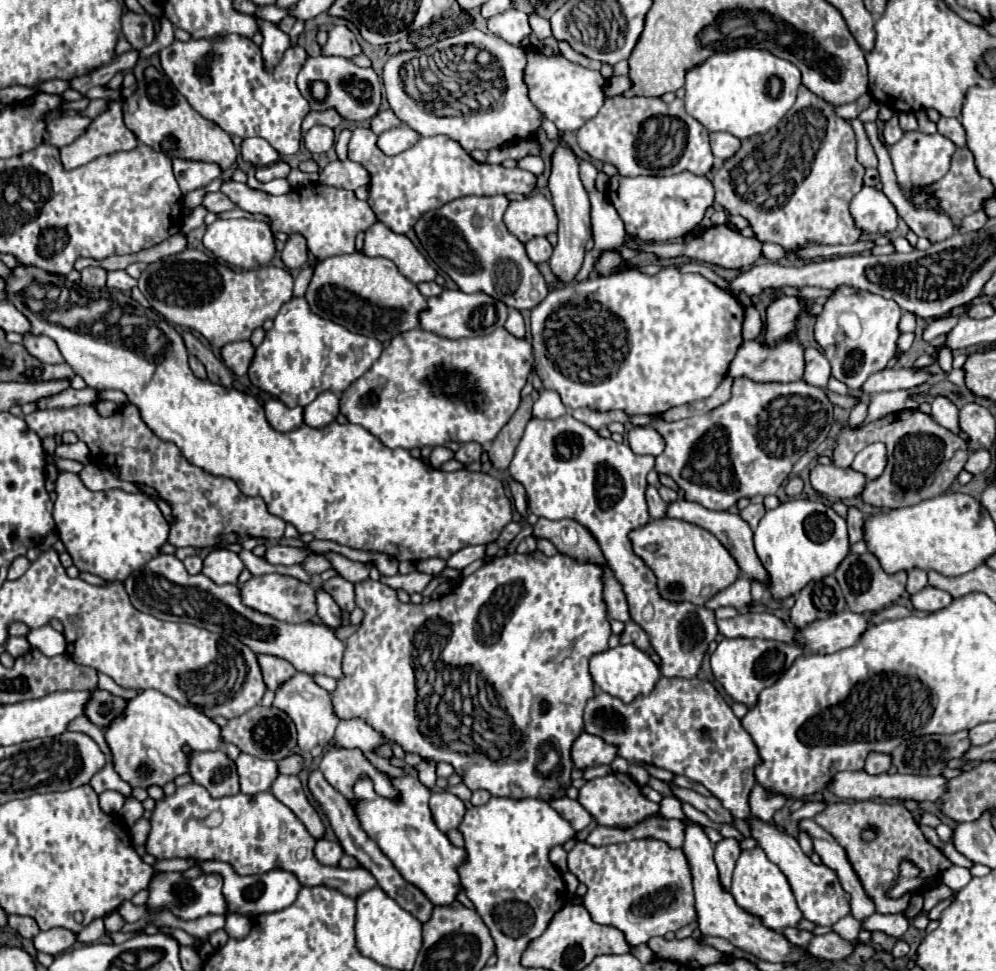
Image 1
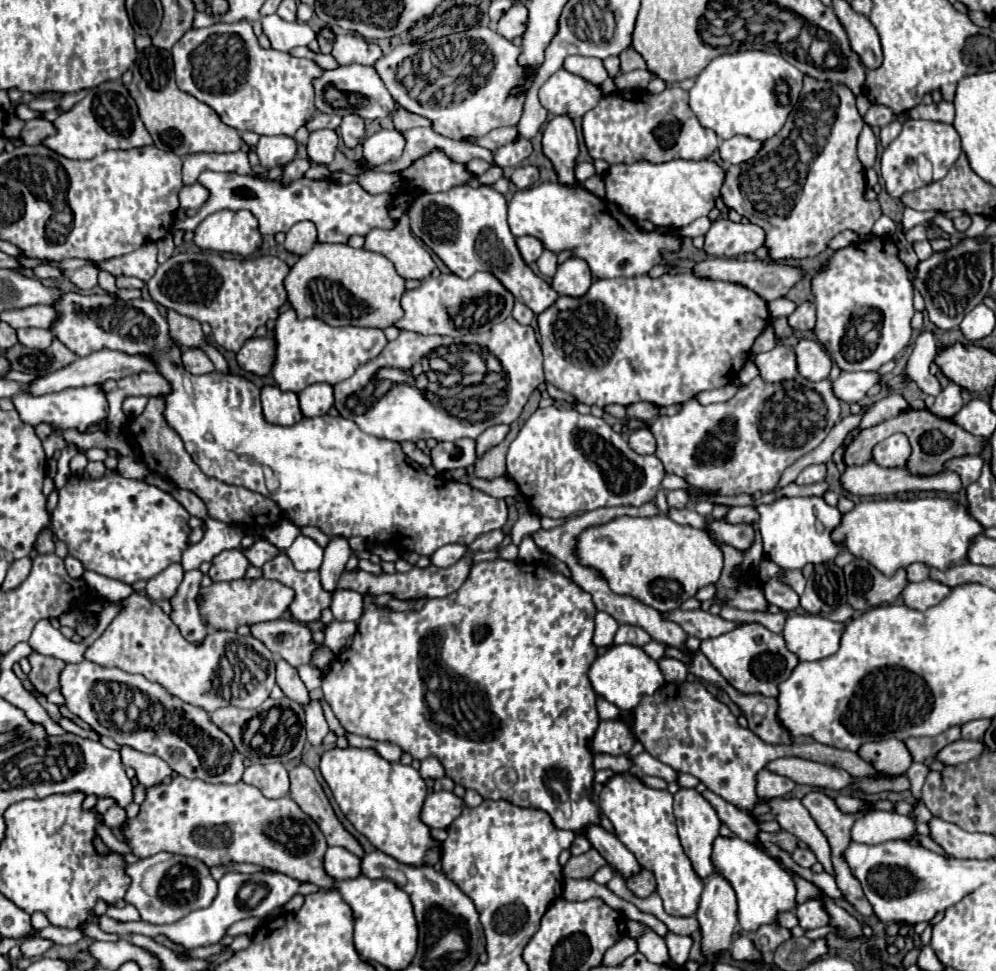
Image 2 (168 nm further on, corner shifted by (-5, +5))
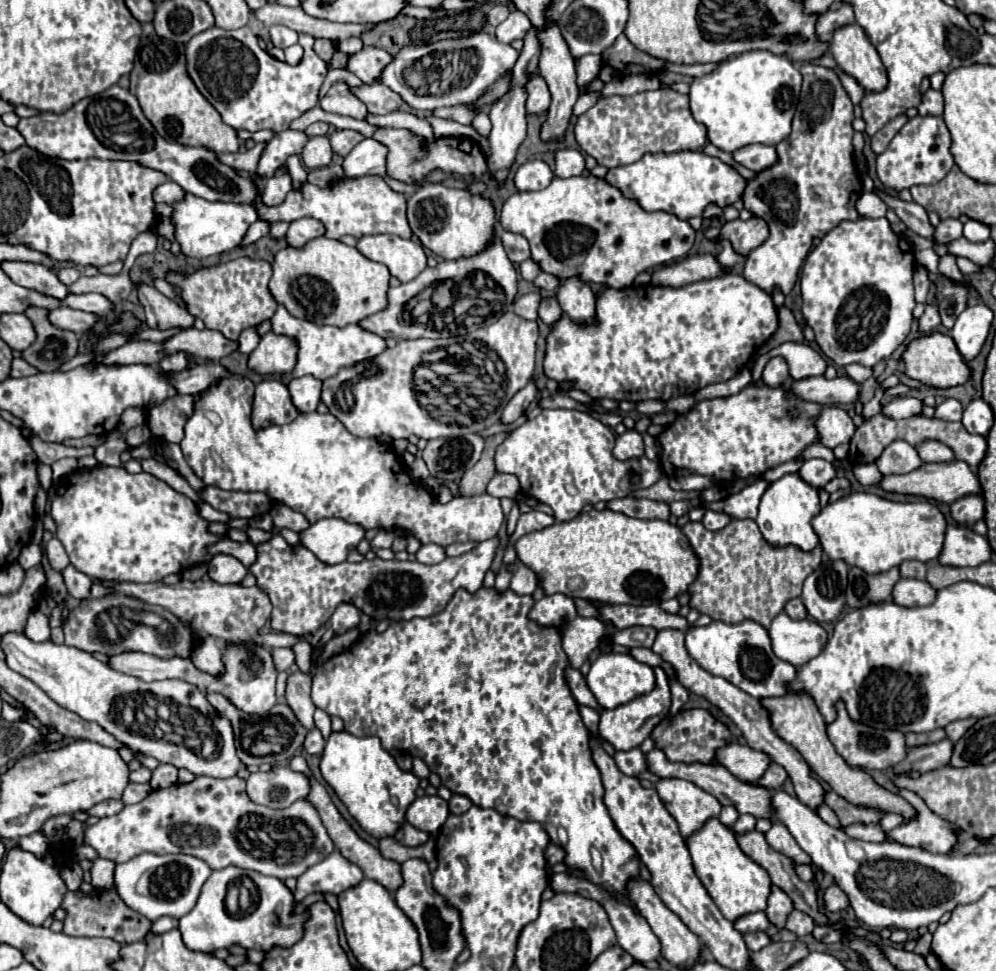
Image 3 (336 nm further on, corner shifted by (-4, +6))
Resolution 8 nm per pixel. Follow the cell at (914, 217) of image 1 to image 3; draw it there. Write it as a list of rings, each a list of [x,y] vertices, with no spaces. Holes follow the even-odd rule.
[[[941,256],[939,272],[941,272],[941,276],[945,276],[945,278],[949,278],[949,280],[953,280],[953,282],[959,282],[959,284],[963,284],[963,286],[969,286],[969,282],[965,280],[965,276],[963,276],[961,270],[957,268],[953,256]]]

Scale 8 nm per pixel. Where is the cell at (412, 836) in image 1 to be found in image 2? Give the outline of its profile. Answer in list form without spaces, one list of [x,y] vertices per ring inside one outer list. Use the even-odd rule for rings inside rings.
[[[336,747],[322,755],[320,771],[322,771],[326,783],[330,785],[332,795],[334,795],[338,807],[342,809],[342,813],[346,815],[346,819],[356,827],[356,831],[366,835],[368,841],[378,851],[394,857],[396,861],[400,861],[404,865],[414,865],[414,867],[434,865],[442,859],[442,843],[430,835],[430,827],[420,819],[428,789],[426,789],[424,779],[412,765],[390,763],[390,761],[382,759],[378,753],[374,753],[372,749],[356,749],[356,747],[338,749]]]

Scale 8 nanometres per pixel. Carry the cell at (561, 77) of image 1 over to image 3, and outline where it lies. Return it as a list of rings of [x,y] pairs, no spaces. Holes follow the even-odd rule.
[[[535,76],[525,84],[527,90],[527,114],[545,114],[549,104],[551,104],[551,94],[547,90],[547,84],[543,82],[543,78]]]

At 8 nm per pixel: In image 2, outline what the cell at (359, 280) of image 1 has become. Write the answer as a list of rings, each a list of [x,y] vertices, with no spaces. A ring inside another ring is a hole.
[[[316,243],[312,251],[302,255],[298,263],[290,269],[288,279],[284,279],[288,287],[288,301],[292,309],[300,315],[300,319],[316,317],[328,325],[356,325],[356,327],[376,327],[386,329],[404,317],[400,307],[400,299],[406,293],[404,279],[396,273],[394,263],[380,253],[372,253],[366,249],[354,249],[350,245],[330,245],[330,243]]]

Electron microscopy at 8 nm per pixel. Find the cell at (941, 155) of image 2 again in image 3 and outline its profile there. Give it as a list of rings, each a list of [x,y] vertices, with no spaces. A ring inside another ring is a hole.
[[[915,116],[895,134],[887,150],[877,156],[879,180],[893,192],[899,192],[915,184],[935,184],[941,178],[945,178],[955,164],[949,146],[951,146],[951,136],[943,118]]]

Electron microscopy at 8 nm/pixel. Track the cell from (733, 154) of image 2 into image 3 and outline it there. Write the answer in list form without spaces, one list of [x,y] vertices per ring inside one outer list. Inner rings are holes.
[[[743,146],[743,150],[737,150],[733,154],[735,162],[739,162],[745,168],[751,168],[755,172],[771,168],[779,162],[777,150],[773,146]]]

